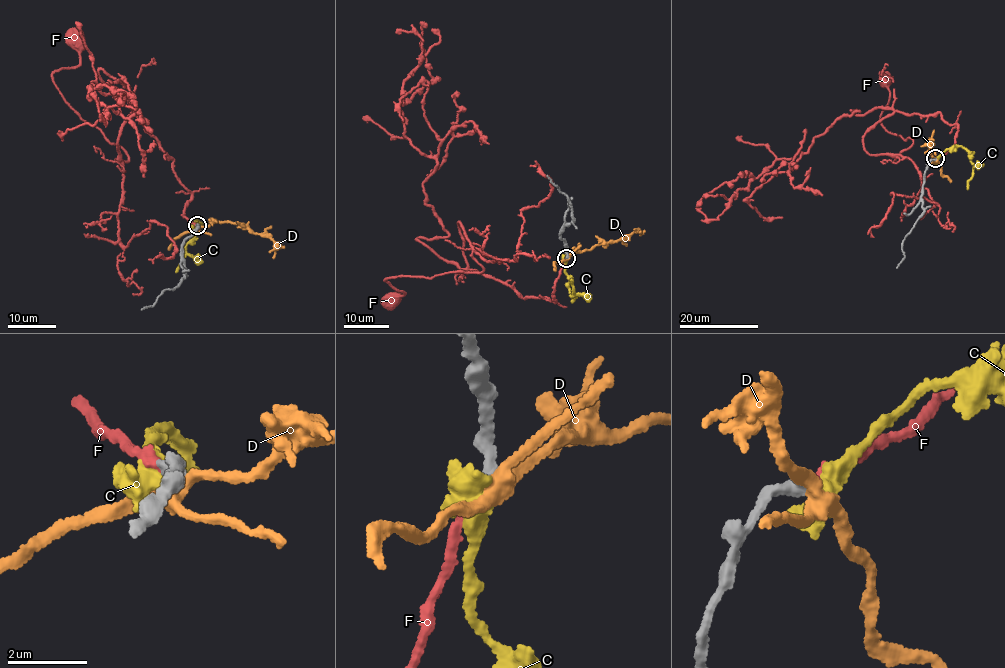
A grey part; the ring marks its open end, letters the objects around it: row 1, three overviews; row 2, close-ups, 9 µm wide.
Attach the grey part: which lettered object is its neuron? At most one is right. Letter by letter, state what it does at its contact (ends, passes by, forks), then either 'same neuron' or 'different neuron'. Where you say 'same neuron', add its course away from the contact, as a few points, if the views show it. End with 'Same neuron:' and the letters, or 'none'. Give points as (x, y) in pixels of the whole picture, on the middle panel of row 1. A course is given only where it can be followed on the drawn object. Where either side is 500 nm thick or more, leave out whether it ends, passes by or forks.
C: it forks there; different neuron
D: it forks there; different neuron
F: it ends there; same neuron; it runs (566, 258), (554, 301), (523, 298), (469, 268), (460, 221), (483, 270), (389, 278), (404, 293), (390, 298)
Same neuron: F

